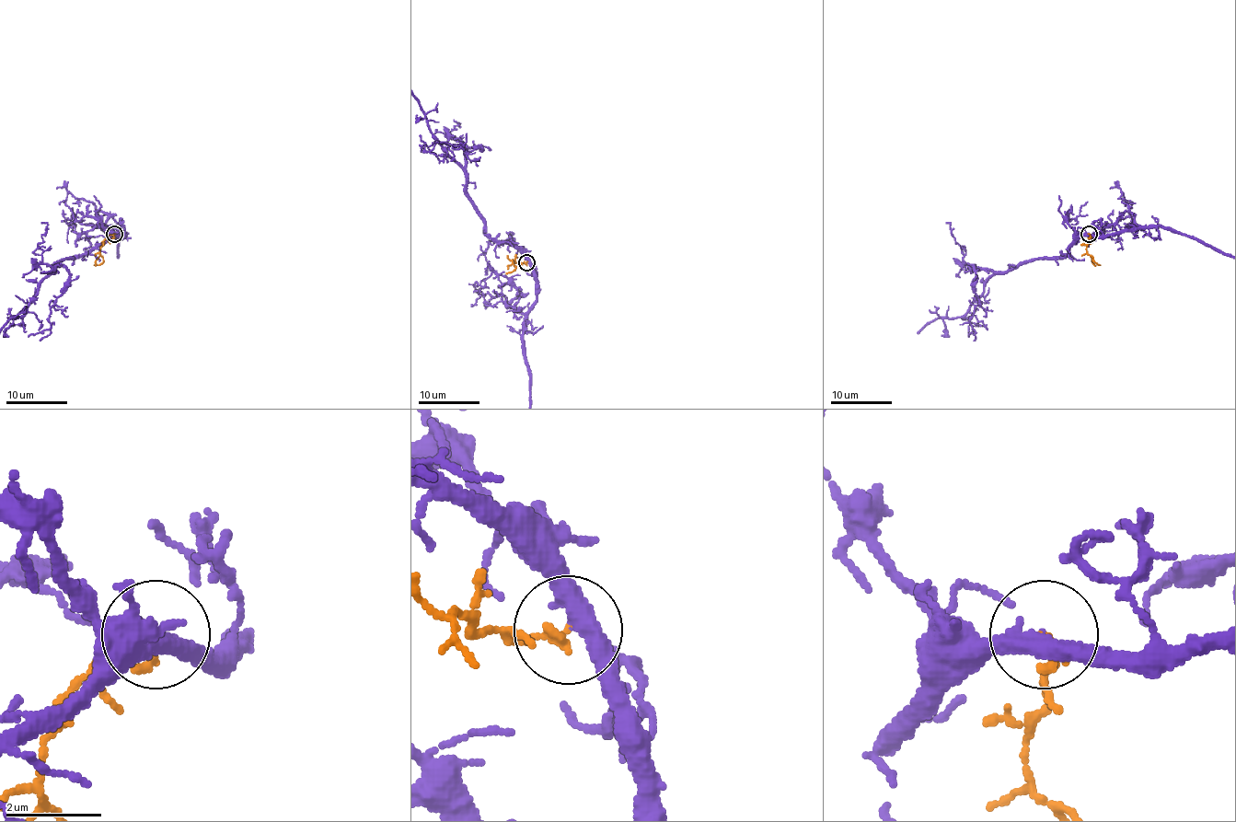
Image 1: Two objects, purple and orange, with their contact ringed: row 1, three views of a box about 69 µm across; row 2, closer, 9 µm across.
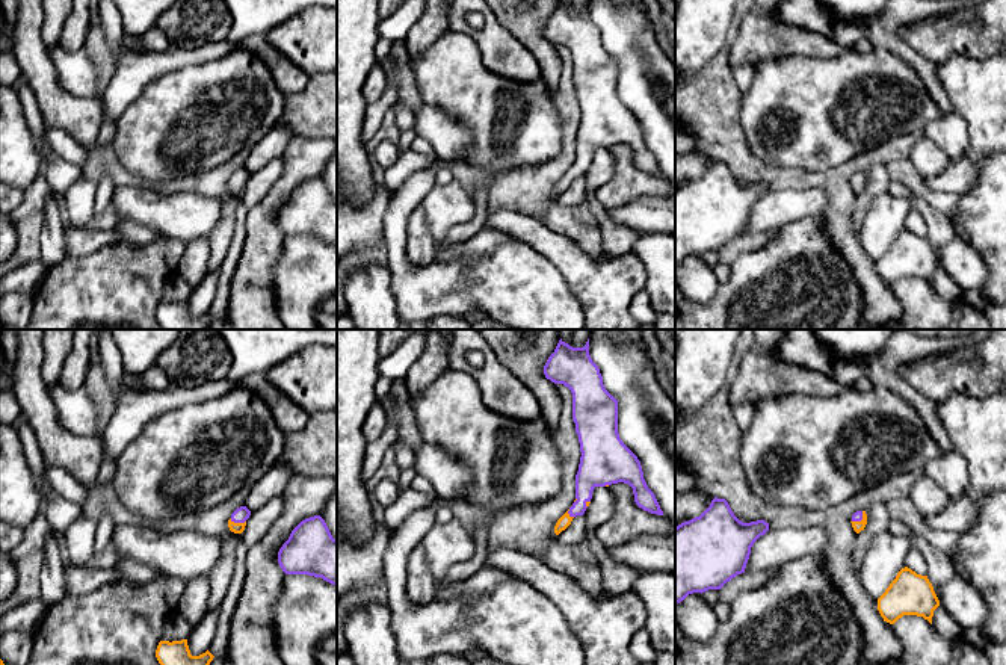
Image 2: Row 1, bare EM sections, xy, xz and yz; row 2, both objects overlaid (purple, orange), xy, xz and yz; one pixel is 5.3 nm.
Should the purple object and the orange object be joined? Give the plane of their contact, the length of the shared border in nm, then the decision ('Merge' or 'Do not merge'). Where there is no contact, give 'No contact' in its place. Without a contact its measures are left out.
Touches purple in xy. Shared border 90 nm. Merge

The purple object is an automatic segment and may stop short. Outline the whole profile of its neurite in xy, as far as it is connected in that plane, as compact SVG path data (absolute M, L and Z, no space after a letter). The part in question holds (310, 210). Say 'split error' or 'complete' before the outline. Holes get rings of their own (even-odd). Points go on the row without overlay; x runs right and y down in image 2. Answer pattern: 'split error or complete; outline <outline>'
complete; outline M314 177L302 181L278 213L285 236L322 239L337 248L337 201L325 181Z

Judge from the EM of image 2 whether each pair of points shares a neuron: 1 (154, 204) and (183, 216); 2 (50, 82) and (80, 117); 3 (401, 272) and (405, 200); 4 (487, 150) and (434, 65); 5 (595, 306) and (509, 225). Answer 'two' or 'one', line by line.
1: one
2: one
3: one
4: one
5: one

